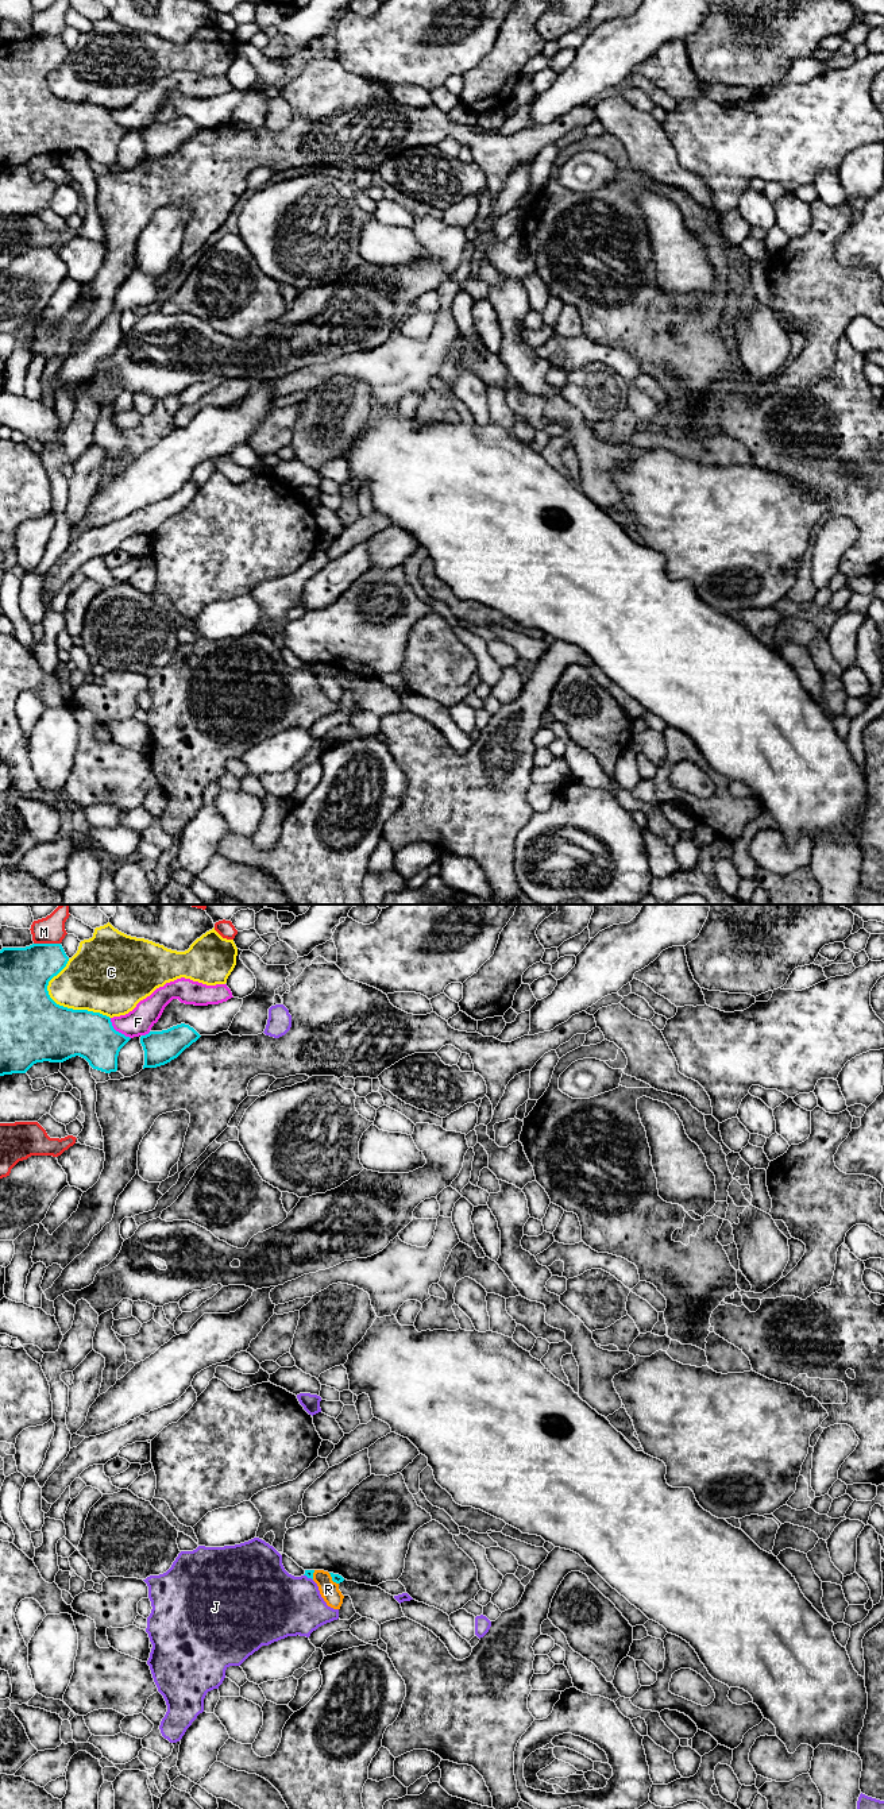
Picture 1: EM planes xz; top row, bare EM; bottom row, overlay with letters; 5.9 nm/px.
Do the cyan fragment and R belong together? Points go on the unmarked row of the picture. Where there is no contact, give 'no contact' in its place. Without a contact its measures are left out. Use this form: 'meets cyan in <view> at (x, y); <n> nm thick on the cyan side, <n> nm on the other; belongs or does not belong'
meets cyan in xz at (332, 672); 50 nm thick on the cyan side, 110 nm on the other; does not belong

